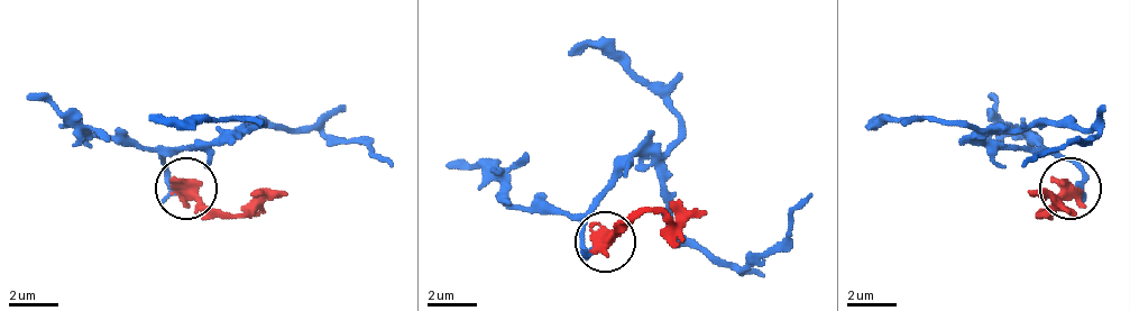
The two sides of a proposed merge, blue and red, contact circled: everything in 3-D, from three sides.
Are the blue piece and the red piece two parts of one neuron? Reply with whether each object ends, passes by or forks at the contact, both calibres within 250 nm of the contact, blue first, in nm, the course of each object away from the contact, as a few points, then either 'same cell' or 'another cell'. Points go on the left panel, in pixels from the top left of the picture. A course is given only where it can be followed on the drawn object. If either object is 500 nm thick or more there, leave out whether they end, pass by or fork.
calibres 190 and 550 nm; course blue (187, 186), (168, 174), (163, 156), (212, 137), (242, 131), (249, 125), (359, 137), (389, 167); course red (187, 186), (224, 217), (249, 217), (260, 204), (285, 192); same cell

